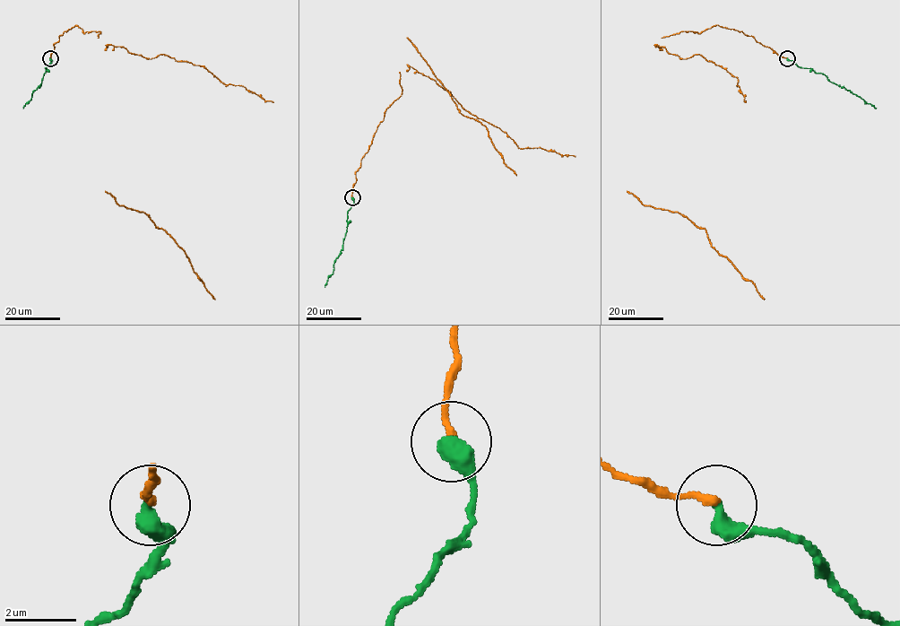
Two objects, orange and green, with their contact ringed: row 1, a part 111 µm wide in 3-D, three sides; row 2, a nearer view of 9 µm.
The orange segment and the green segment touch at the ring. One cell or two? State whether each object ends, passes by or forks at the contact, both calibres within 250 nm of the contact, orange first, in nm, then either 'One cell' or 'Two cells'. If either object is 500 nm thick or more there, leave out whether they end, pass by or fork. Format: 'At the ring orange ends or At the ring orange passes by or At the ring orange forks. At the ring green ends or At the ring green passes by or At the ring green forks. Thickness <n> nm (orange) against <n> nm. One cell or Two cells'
At the ring orange ends. At the ring green ends. Thickness 190 nm (orange) against 480 nm. One cell

